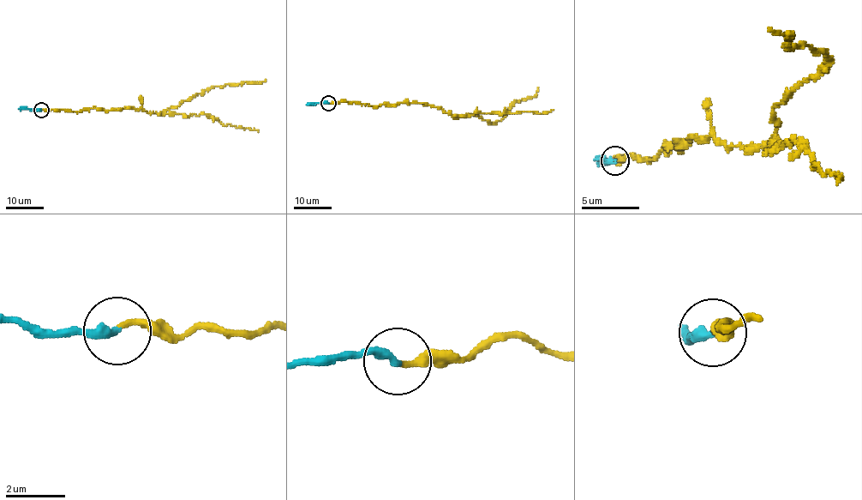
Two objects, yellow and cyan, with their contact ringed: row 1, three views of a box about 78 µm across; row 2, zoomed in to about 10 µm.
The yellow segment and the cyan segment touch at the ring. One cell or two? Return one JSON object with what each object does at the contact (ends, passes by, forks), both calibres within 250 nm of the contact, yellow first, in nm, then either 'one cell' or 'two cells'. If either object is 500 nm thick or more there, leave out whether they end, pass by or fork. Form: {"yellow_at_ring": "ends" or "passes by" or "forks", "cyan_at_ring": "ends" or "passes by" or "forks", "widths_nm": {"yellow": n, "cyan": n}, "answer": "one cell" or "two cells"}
{"yellow_at_ring": "ends", "cyan_at_ring": "ends", "widths_nm": {"yellow": 190, "cyan": 320}, "answer": "two cells"}

